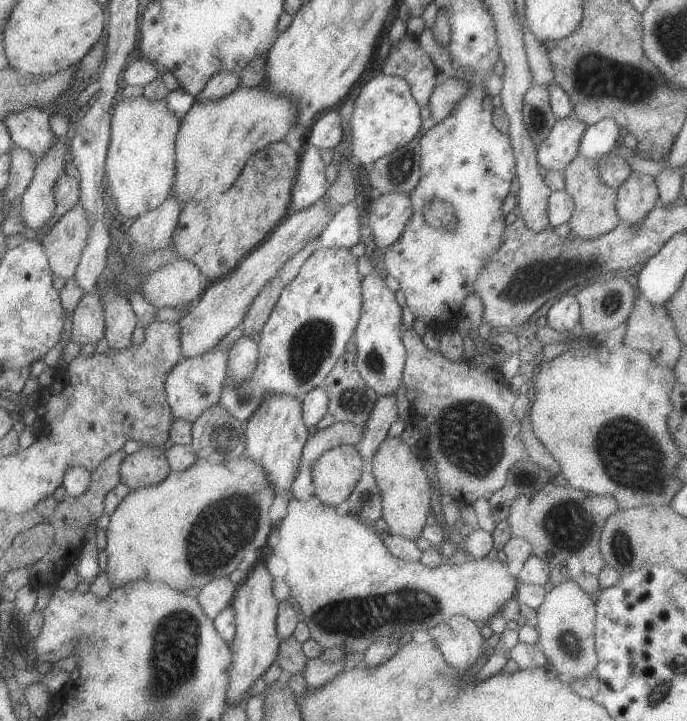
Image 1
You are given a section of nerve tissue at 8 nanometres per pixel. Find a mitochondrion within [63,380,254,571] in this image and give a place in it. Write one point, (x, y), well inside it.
(225, 435)

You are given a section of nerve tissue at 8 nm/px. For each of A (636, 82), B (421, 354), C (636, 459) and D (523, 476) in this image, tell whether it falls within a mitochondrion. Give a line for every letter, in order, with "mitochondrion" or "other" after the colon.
A: mitochondrion
B: other
C: mitochondrion
D: mitochondrion

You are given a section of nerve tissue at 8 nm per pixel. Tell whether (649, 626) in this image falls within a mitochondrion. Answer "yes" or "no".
no

